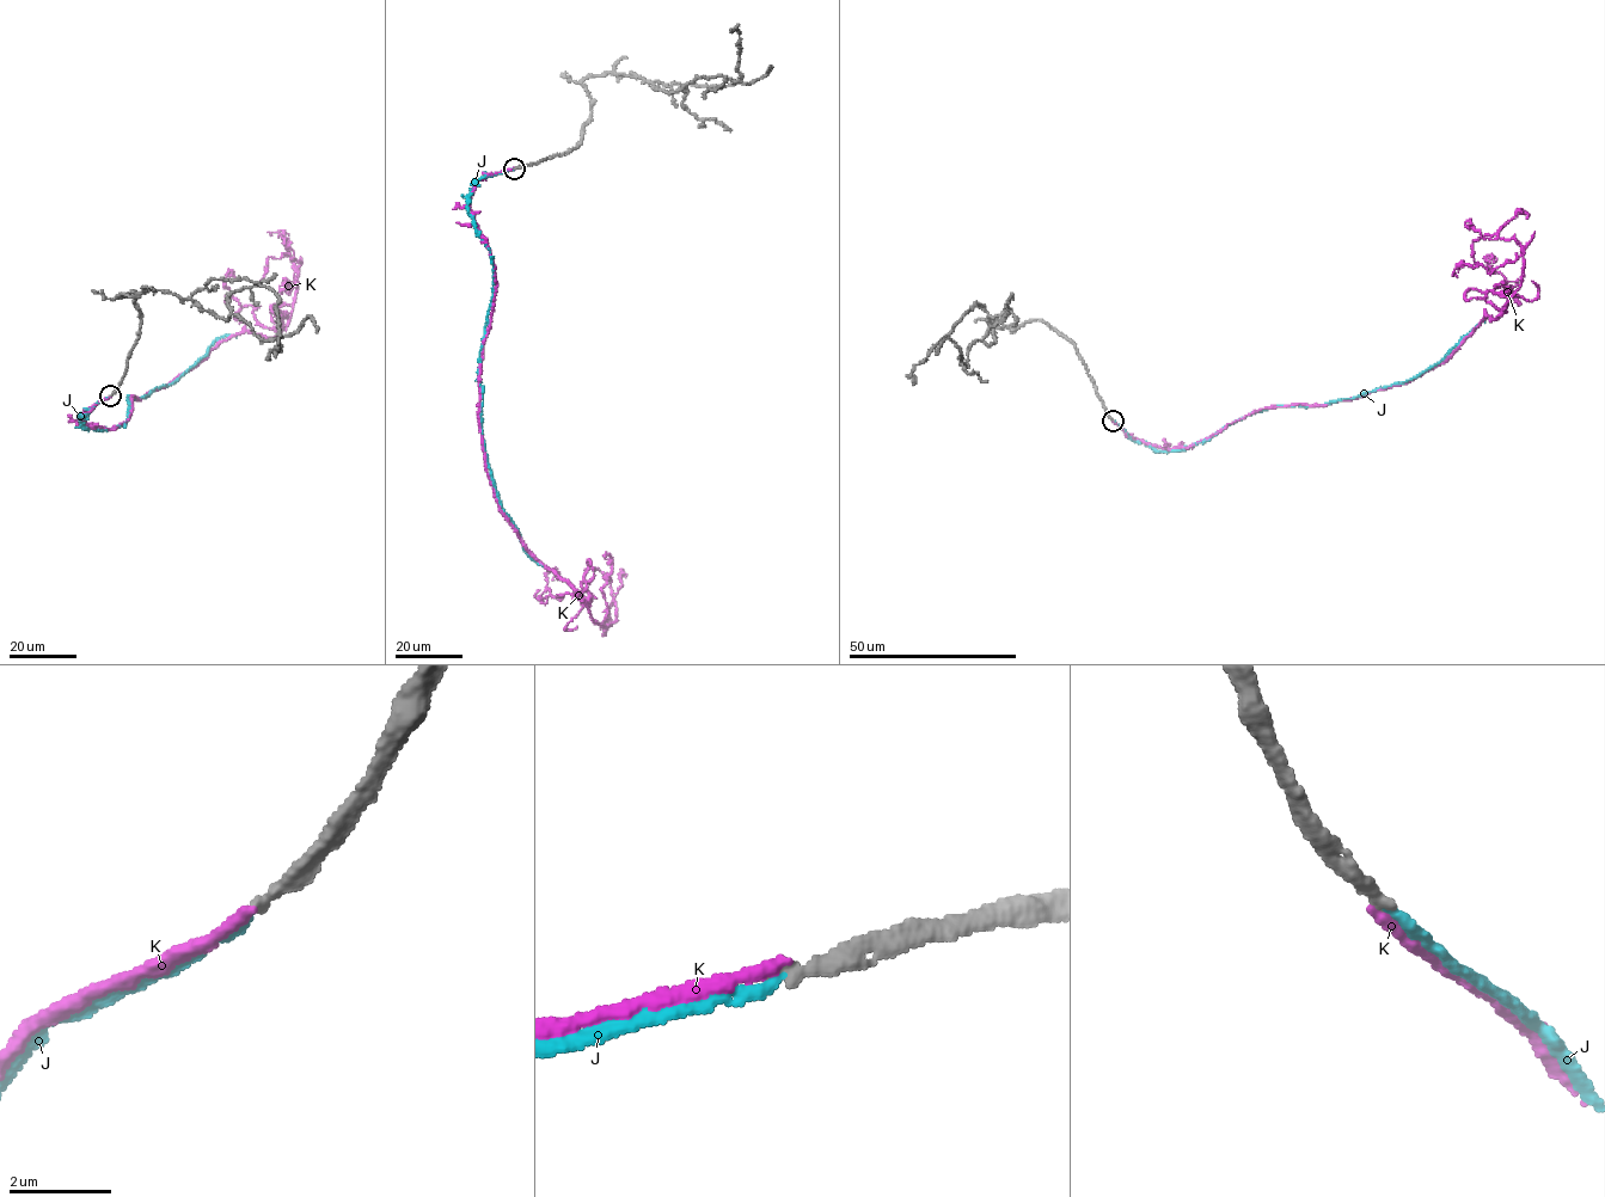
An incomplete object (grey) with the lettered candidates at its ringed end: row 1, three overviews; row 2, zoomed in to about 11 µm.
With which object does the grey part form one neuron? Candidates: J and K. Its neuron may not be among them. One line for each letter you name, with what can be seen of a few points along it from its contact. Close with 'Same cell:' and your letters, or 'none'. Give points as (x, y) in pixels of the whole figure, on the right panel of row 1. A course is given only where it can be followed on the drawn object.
J: it runs (1113, 421), (1157, 450), (1186, 449), (1251, 413), (1325, 405), (1406, 382), (1440, 362), (1484, 321)
Same cell: J

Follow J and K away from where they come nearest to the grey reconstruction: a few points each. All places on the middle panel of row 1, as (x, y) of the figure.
J: (514, 169), (477, 180), (469, 201), (495, 275), (479, 353), (481, 416), (501, 507), (522, 548), (543, 566)
K: (514, 169), (481, 178), (469, 202), (496, 278), (479, 381), (486, 473), (521, 545), (605, 630), (605, 556)

